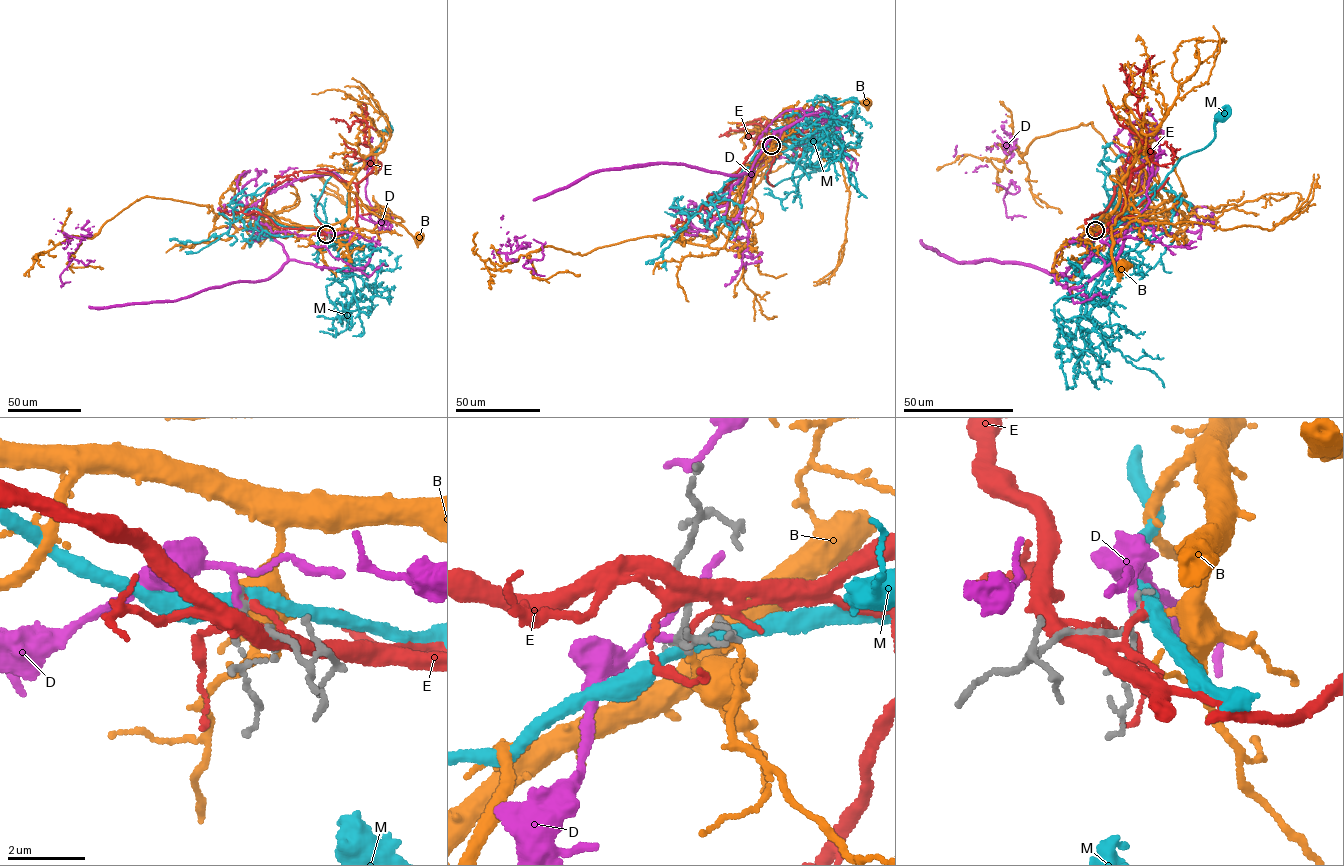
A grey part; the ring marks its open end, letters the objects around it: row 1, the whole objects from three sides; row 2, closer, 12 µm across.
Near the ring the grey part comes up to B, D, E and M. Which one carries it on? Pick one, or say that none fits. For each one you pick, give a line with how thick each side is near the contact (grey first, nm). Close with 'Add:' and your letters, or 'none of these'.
B: 150 nm thick on the grey side, 280 nm on the other
Add: B

